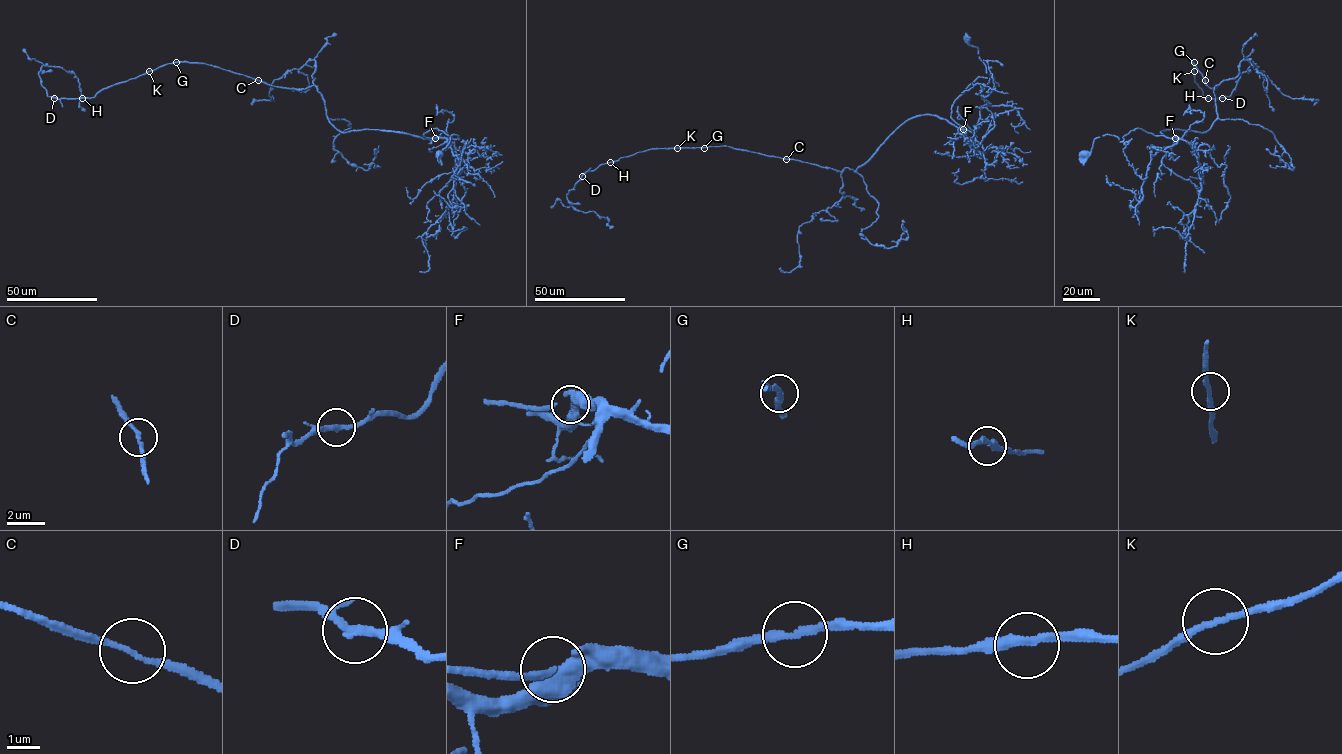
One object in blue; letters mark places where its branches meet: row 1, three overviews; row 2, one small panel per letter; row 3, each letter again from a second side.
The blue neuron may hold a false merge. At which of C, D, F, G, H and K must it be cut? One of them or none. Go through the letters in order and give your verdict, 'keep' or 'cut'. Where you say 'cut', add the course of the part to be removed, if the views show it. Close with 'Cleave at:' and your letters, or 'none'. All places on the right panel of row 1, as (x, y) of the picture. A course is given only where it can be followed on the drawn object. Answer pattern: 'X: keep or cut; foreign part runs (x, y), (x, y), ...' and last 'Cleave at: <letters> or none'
C: keep
D: keep
F: keep
G: keep
H: keep
K: keep
Cleave at: none

